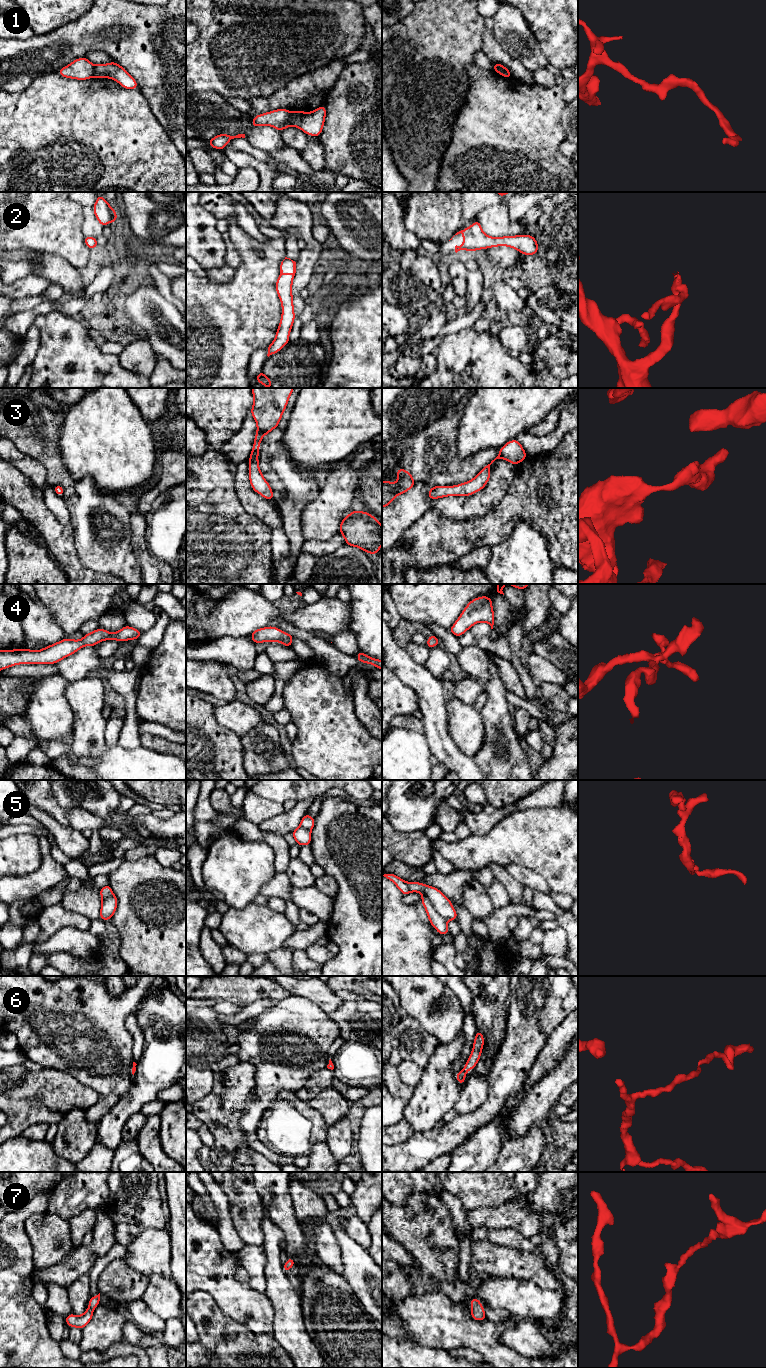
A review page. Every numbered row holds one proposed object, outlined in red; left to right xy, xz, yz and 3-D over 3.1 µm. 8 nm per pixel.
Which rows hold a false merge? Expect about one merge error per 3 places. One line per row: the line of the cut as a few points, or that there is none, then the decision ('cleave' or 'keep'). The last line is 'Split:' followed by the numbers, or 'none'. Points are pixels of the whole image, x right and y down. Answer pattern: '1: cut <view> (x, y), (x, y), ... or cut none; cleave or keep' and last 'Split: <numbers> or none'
1: cut xz (291, 113), (289, 124); cleave
2: cut none; keep
3: cut none; keep
4: cut none; keep
5: cut yz (423, 893), (434, 909), (446, 920); cleave
6: cut none; keep
7: cut none; keep
Split: 1, 5

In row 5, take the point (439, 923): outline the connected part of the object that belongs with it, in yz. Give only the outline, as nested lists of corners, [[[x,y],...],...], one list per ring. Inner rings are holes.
[[[426,895],[421,896],[422,904],[427,912],[430,924],[438,931],[439,935],[449,933],[447,920],[441,917],[433,907],[433,904]]]

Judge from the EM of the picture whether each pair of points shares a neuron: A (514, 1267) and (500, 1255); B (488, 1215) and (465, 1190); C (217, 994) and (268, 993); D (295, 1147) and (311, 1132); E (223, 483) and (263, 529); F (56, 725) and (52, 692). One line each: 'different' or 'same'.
A: same
B: different
C: same
D: same
E: same
F: same

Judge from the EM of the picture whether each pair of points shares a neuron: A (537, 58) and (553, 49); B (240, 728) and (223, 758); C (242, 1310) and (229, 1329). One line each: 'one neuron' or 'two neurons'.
A: two neurons
B: two neurons
C: two neurons

